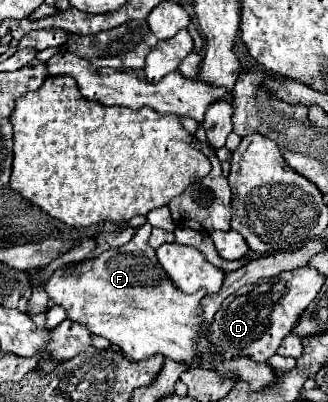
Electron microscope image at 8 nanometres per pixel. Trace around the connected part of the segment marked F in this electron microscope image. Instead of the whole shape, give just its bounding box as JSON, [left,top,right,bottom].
[45,223,209,363]

